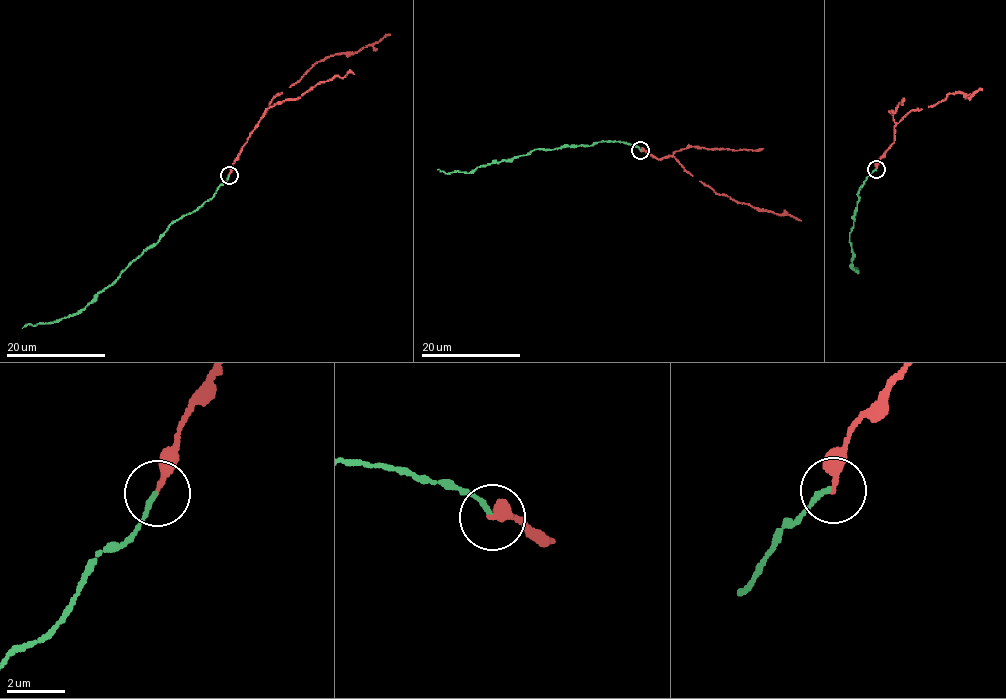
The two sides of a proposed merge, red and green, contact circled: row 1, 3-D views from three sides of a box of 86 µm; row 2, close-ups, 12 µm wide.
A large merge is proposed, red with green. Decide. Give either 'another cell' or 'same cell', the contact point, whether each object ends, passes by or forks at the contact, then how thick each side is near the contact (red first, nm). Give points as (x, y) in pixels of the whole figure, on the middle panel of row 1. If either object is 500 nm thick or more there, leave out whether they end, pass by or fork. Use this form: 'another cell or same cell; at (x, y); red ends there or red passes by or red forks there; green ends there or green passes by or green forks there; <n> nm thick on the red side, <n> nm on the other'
same cell; at (640, 150); red ends there; green ends there; 240 nm thick on the red side, 160 nm on the other

